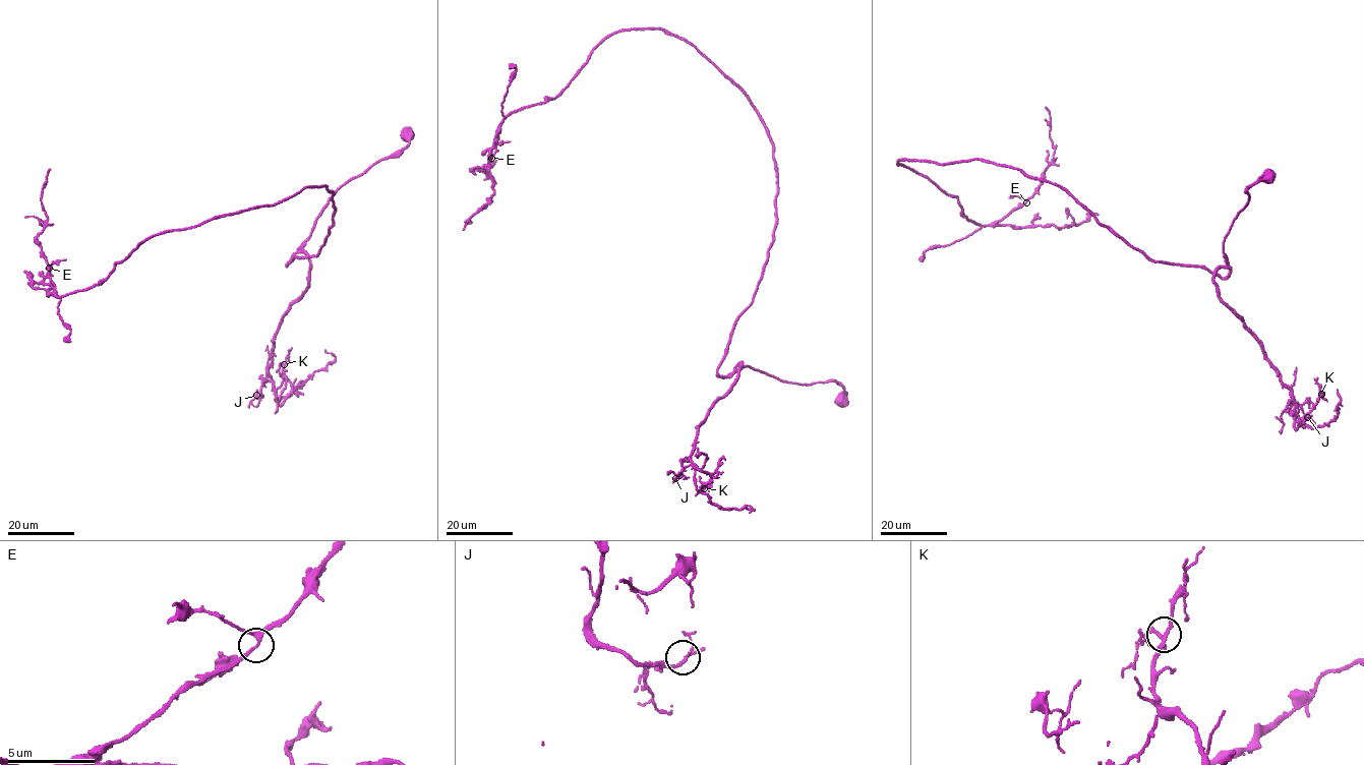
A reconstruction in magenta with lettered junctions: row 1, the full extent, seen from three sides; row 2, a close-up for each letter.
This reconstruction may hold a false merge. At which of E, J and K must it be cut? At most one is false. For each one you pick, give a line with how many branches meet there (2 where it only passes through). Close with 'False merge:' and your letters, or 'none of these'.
False merge: none of these

